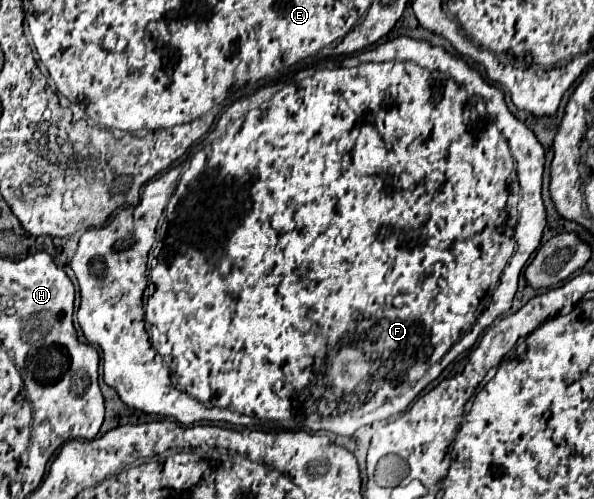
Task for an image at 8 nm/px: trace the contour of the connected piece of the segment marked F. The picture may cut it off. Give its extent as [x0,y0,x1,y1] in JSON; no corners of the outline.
[70,35,546,436]

